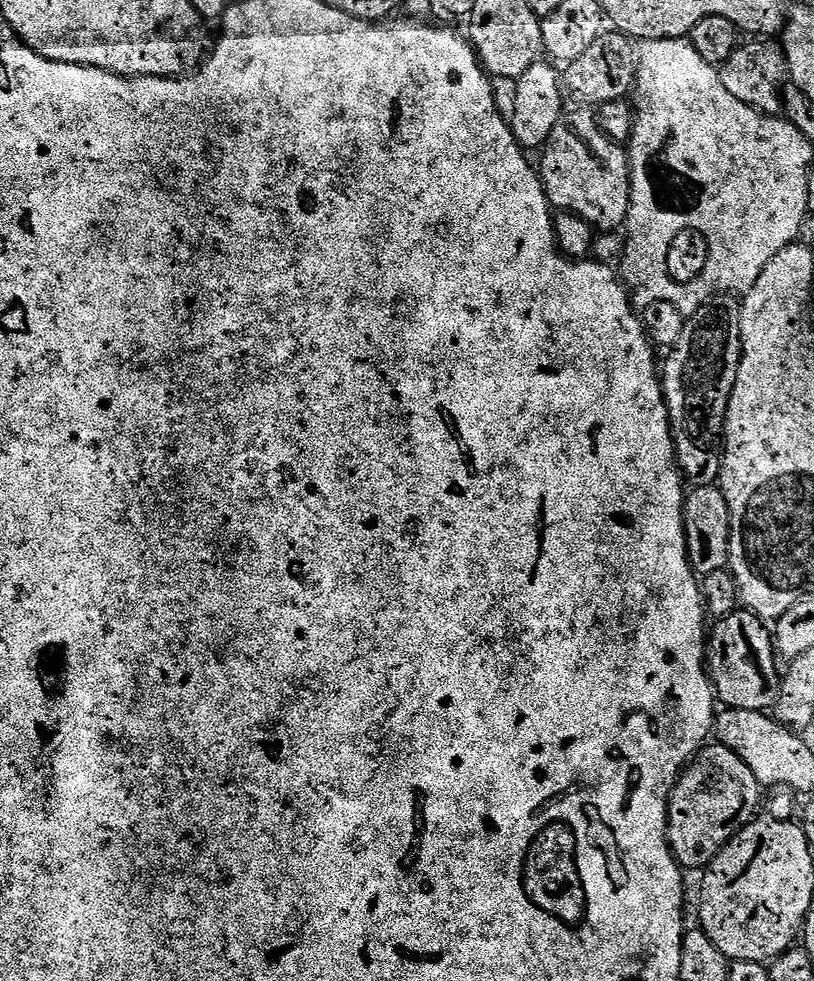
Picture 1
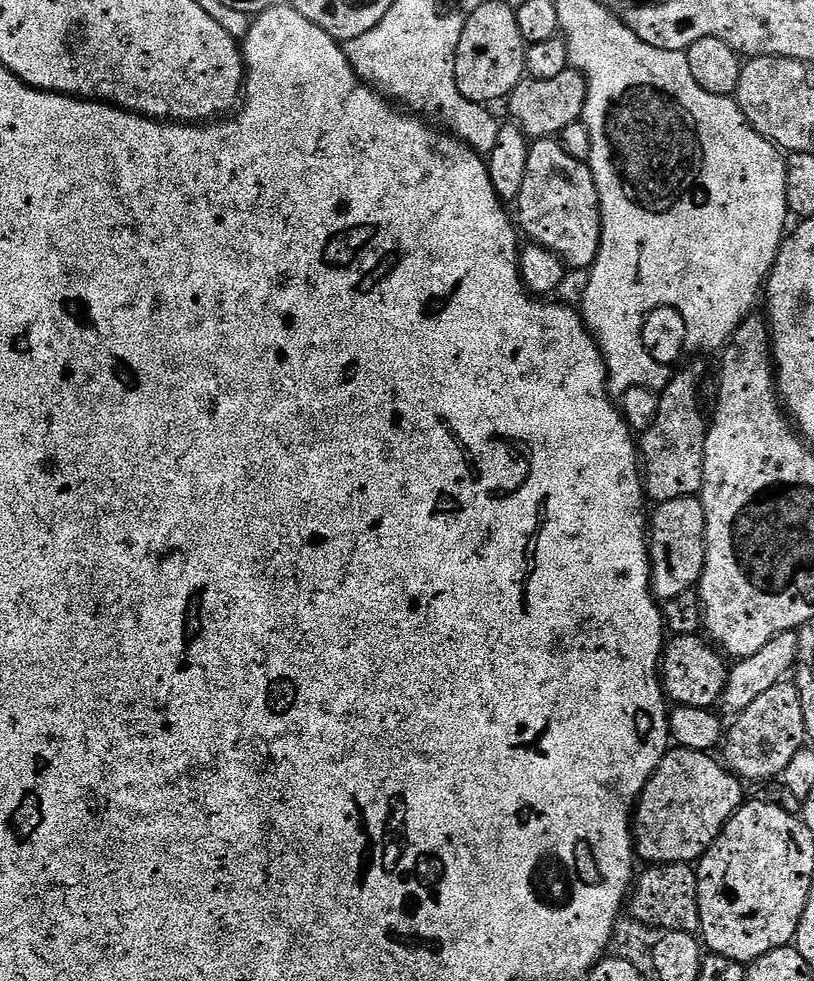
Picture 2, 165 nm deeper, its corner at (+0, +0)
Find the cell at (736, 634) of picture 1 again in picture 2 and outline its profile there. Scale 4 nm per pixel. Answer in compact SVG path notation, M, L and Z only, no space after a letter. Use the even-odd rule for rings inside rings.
M694 632L677 633L663 645L660 661L661 687L667 699L674 700L672 702L677 705L711 709L712 703L715 700L717 702L723 693L729 669L724 666L725 657L711 643L704 644L705 637L700 636L694 635Z

